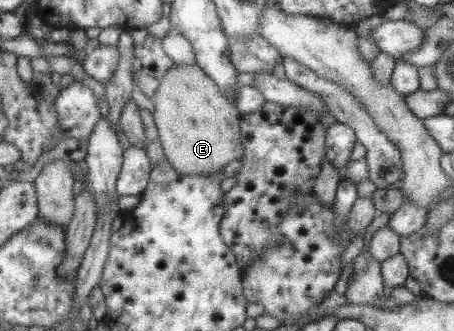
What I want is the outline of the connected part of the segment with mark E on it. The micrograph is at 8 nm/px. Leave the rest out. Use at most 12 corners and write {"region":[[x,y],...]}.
{"region":[[195,63],[151,113],[165,160],[206,176],[242,155],[239,116]]}

